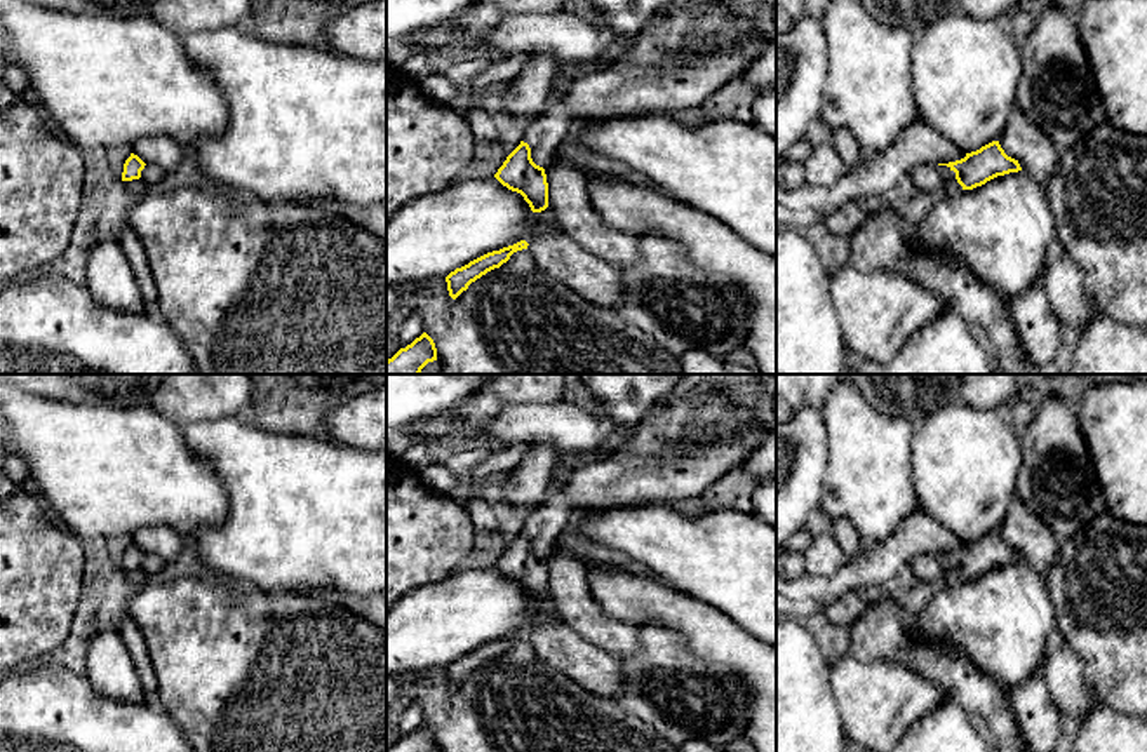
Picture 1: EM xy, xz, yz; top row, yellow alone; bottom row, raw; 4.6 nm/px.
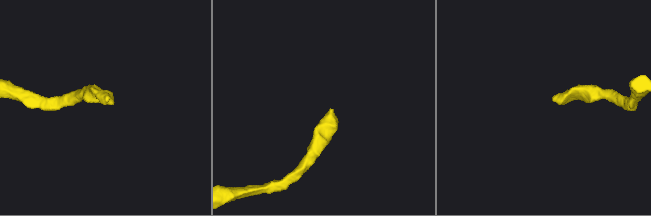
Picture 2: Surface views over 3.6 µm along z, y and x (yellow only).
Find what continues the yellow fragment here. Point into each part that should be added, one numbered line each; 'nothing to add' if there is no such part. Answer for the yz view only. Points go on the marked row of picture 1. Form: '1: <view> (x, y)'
1: yz (928, 178)

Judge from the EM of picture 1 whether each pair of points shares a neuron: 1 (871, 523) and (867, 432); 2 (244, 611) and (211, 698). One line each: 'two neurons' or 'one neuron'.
1: one neuron
2: one neuron

